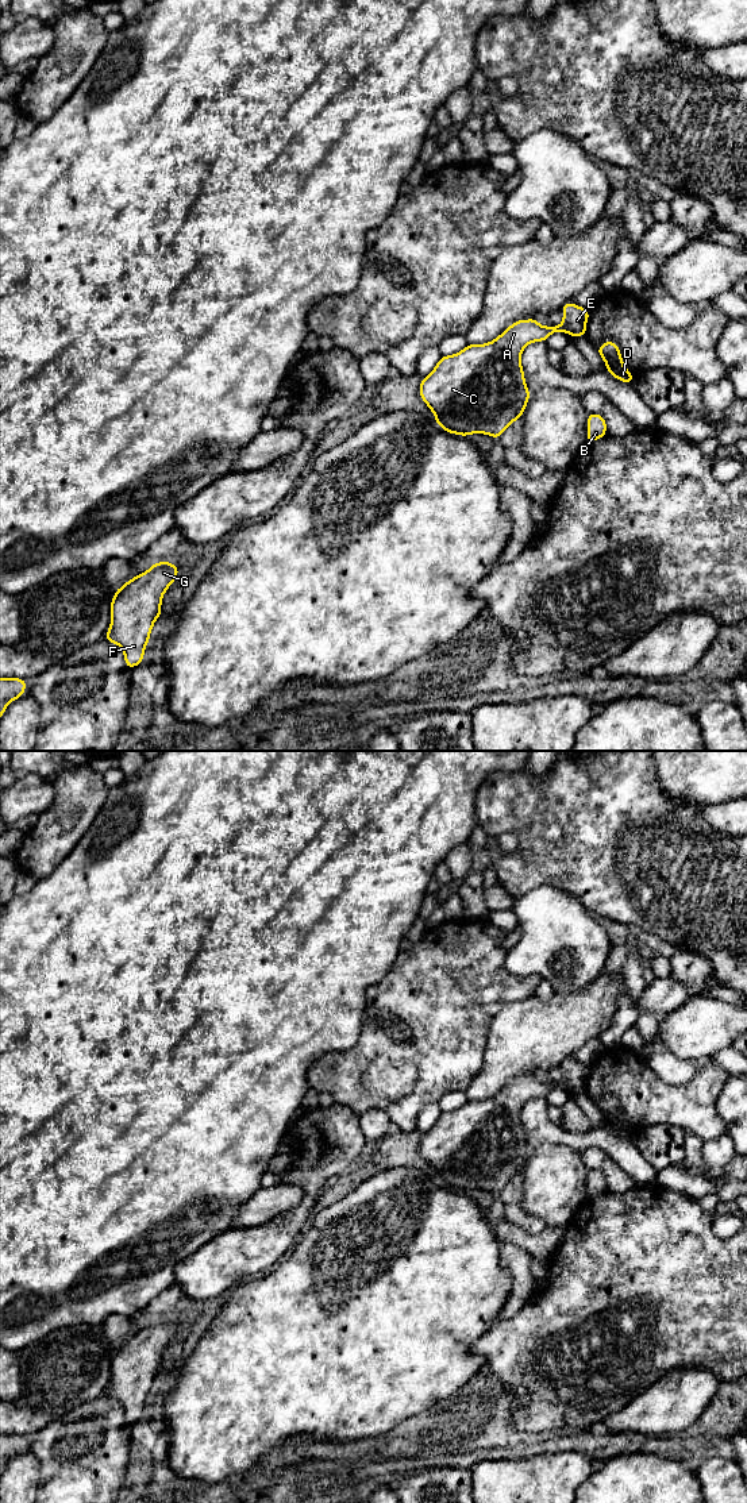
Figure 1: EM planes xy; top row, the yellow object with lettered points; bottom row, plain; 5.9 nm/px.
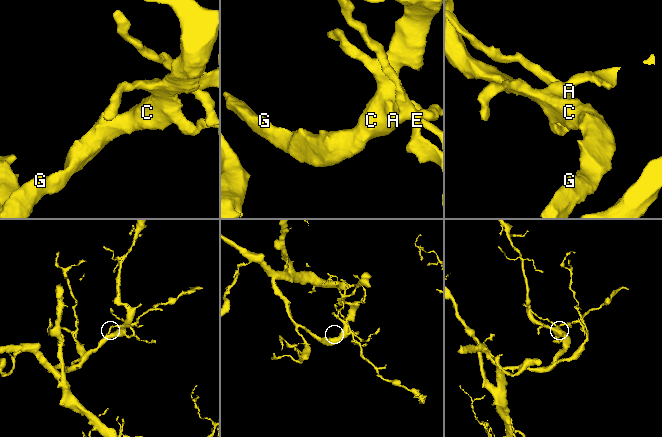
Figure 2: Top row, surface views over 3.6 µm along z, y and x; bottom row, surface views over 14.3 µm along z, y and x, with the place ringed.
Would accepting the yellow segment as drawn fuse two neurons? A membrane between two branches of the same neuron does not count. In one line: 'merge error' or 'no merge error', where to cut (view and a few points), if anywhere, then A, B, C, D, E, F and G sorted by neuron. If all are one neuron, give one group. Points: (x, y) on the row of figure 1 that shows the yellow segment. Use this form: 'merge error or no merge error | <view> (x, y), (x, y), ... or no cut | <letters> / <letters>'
no merge error | no cut | A B C D E F G

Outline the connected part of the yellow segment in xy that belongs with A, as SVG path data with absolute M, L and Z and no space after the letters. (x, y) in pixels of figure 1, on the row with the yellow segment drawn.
M573 302L562 307L561 325L540 325L534 317L516 320L494 340L485 344L467 344L462 351L440 357L435 369L421 379L420 397L435 415L435 423L446 432L461 436L485 433L494 439L525 411L531 392L525 385L521 352L534 342L546 342L554 332L585 336L590 312Z

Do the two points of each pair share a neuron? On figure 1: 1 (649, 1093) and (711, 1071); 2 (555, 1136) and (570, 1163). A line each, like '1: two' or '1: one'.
1: one
2: two

